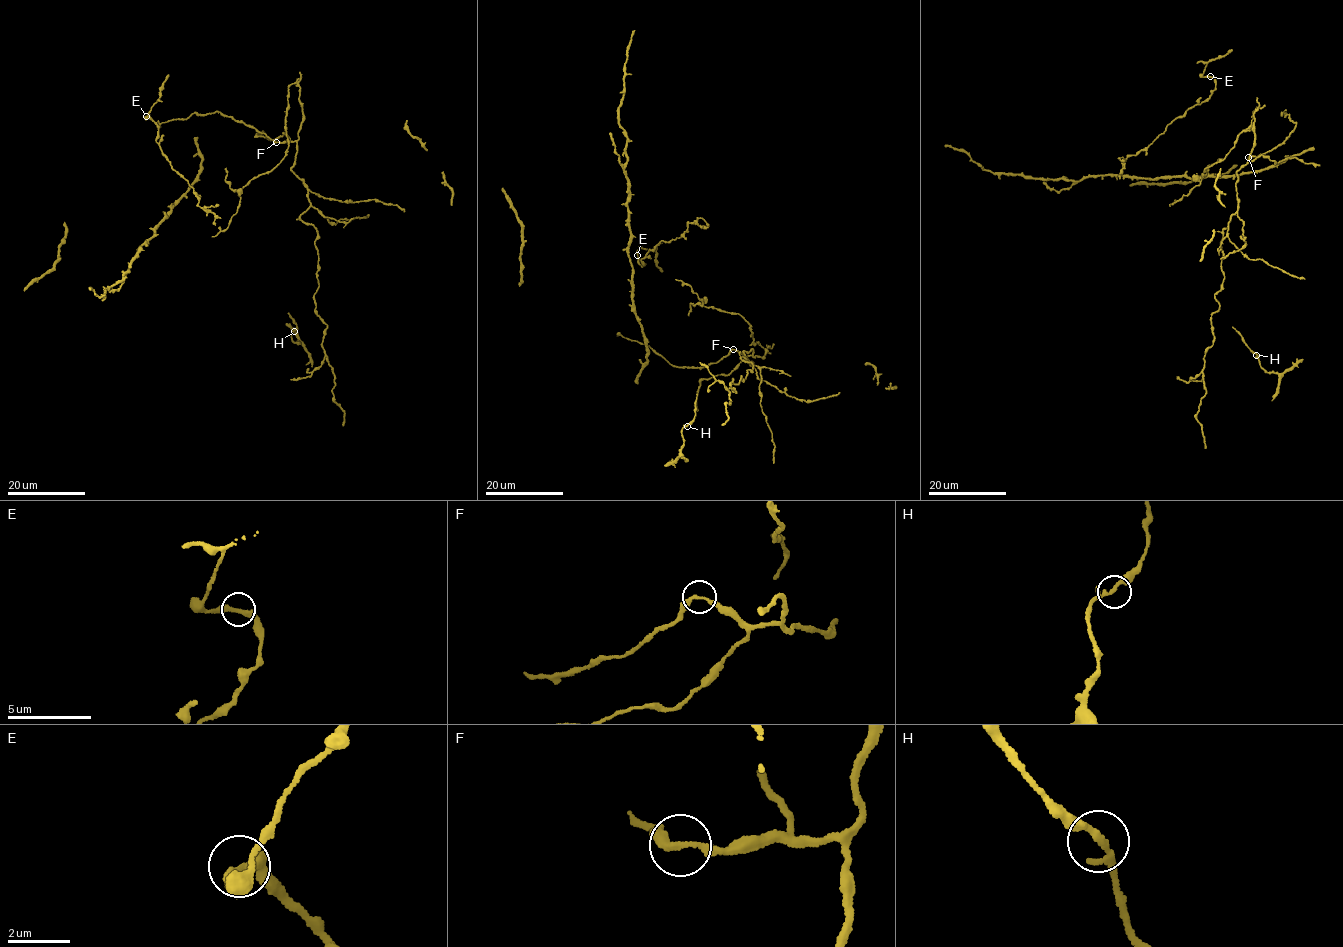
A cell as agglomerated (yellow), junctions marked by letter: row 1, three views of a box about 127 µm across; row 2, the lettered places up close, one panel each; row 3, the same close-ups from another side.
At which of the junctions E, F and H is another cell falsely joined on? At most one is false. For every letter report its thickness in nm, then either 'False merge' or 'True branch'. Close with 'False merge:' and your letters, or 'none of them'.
E: Thickness 220 nm. True branch
F: Thickness 200 nm. True branch
H: Thickness 240 nm. True branch
False merge: none of them

